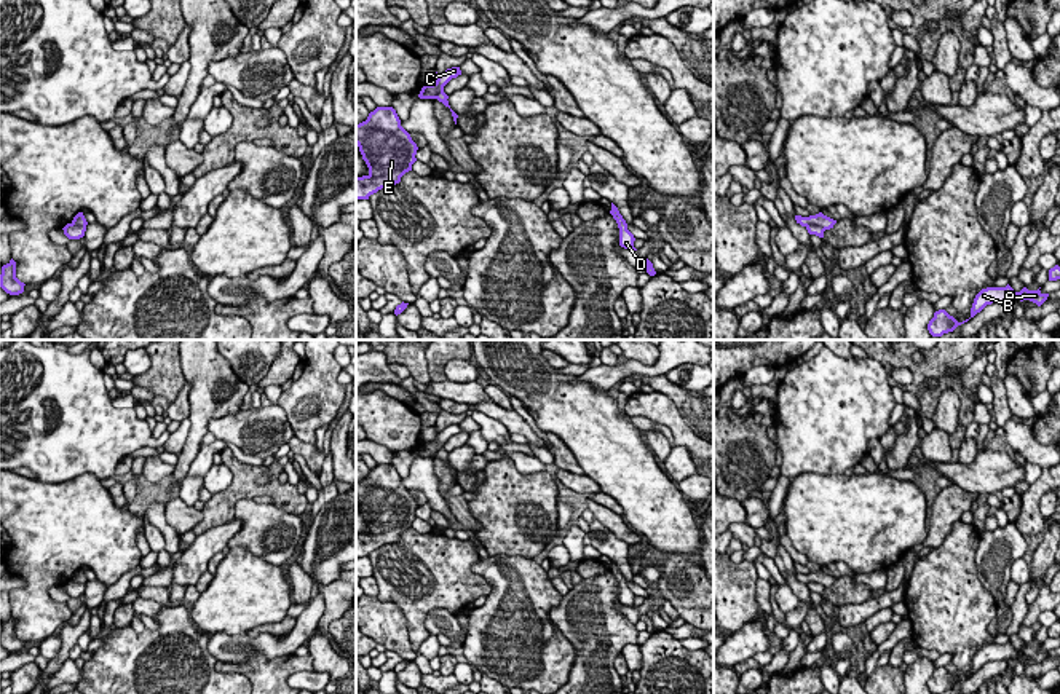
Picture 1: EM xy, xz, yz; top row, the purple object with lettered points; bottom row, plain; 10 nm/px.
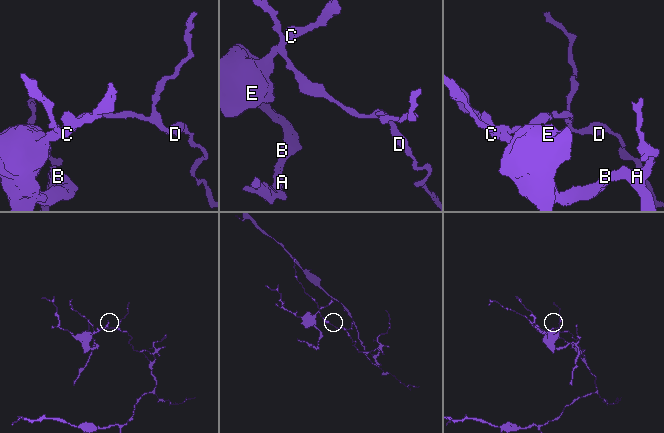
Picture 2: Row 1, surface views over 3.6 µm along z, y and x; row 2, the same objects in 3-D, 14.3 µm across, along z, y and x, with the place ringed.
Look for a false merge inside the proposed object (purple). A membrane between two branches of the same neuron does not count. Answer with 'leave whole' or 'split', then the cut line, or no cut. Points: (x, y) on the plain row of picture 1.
split; cut yz (806, 583), (819, 583), (824, 587)

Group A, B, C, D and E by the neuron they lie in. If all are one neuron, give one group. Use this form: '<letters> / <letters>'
A B C E / D

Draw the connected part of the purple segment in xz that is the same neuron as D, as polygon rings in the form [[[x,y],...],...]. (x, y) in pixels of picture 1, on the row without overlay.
[[[611,560],[611,568],[610,571],[613,573],[613,576],[616,578],[618,581],[618,586],[619,586],[619,603],[624,605],[624,606],[631,606],[631,608],[637,608],[634,605],[634,592],[627,587],[627,581],[626,578],[623,576],[623,573],[619,571],[618,565]]]

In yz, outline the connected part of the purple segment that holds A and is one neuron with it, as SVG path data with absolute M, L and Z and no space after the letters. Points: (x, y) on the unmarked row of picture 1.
M1009 641L1006 645L987 645L982 646L972 660L971 675L980 670L987 662L991 660L1004 660L1004 659L1015 659L1015 657L1030 657L1041 664L1047 657L1049 651L1042 651L1038 648L1028 648L1023 645L1020 649L1015 649Z

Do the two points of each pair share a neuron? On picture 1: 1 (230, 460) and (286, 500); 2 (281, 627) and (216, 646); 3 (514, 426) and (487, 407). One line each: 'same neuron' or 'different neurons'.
1: same neuron
2: different neurons
3: same neuron

